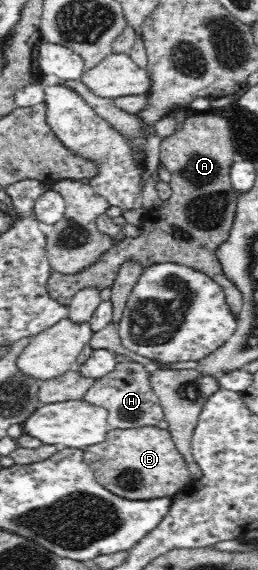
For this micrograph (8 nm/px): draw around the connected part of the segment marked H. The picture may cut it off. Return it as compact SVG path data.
M135 361L118 362L112 372L91 384L82 400L106 409L107 421L112 429L156 426L160 420L165 420L162 405L148 381L148 369Z

